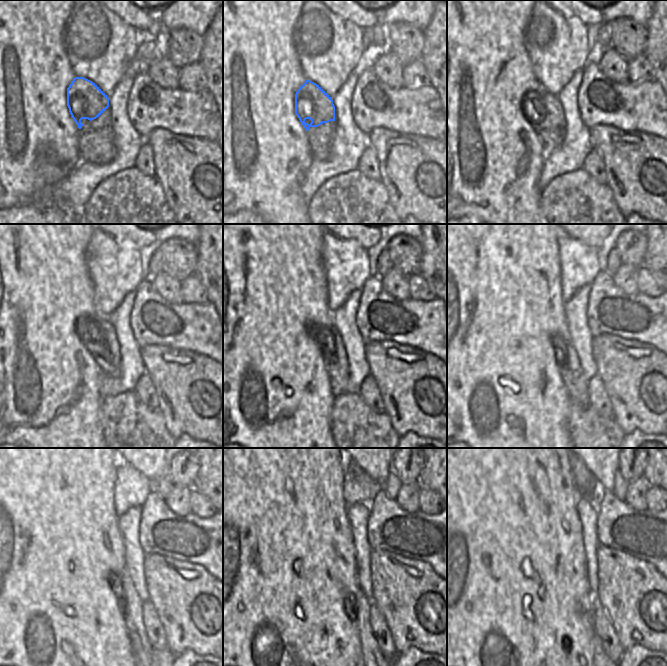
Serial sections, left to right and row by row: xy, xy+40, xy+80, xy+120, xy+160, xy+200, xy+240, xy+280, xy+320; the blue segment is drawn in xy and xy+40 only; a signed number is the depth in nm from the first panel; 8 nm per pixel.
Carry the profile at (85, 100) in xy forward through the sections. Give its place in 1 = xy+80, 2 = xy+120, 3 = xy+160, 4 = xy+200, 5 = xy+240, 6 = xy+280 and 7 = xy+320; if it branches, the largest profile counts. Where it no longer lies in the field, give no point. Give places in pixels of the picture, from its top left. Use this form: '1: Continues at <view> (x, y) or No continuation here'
1: Continues at xy+80 (548, 116)
2: Continues at xy+120 (106, 353)
3: Continues at xy+160 (334, 355)
4: Continues at xy+200 (566, 358)
5: Continues at xy+240 (130, 605)
6: Continues at xy+280 (369, 648)
7: Continues at xy+320 (598, 651).

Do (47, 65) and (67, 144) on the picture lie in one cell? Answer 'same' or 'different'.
same

